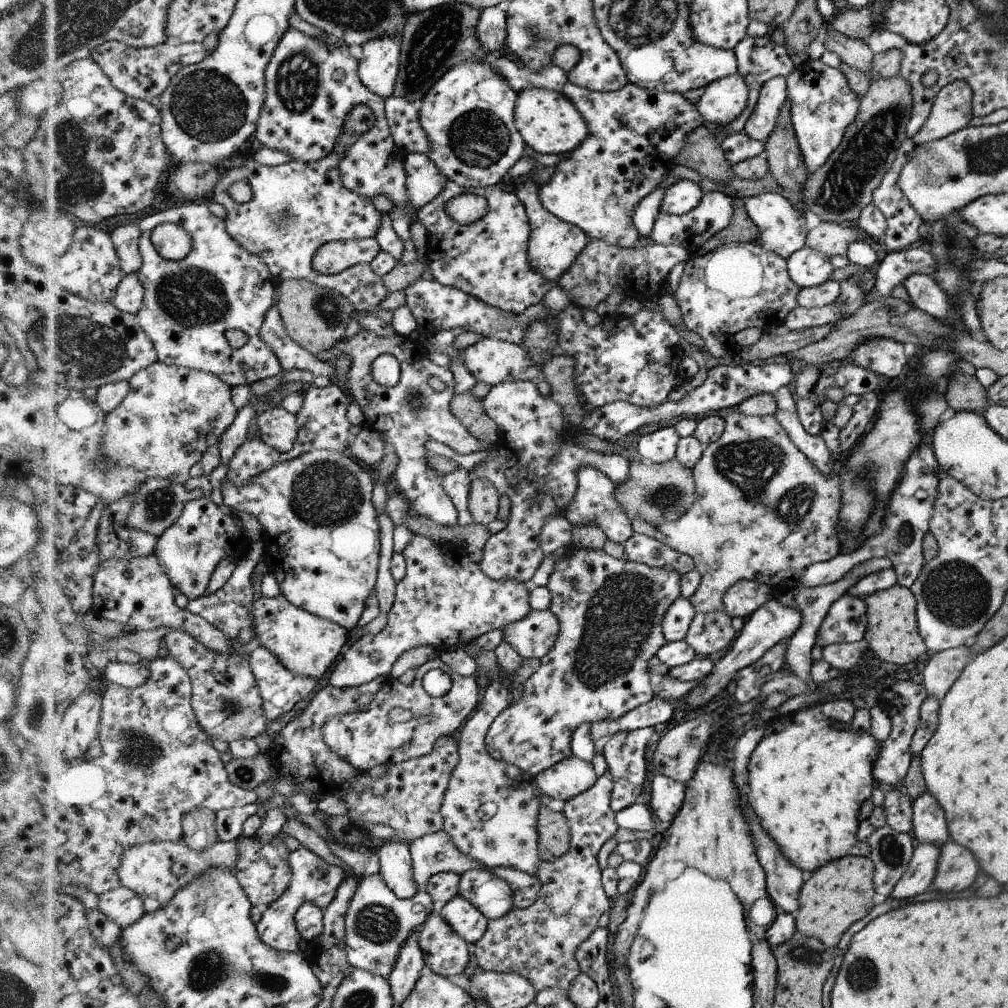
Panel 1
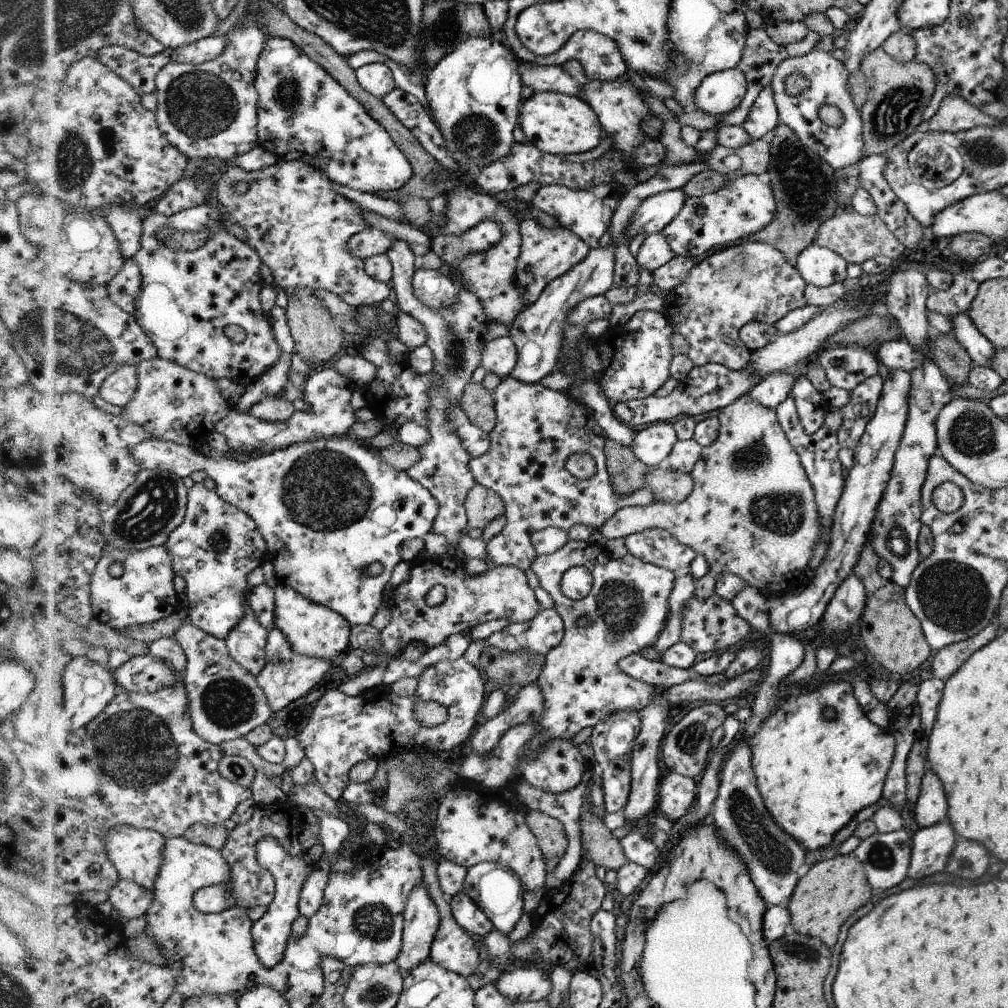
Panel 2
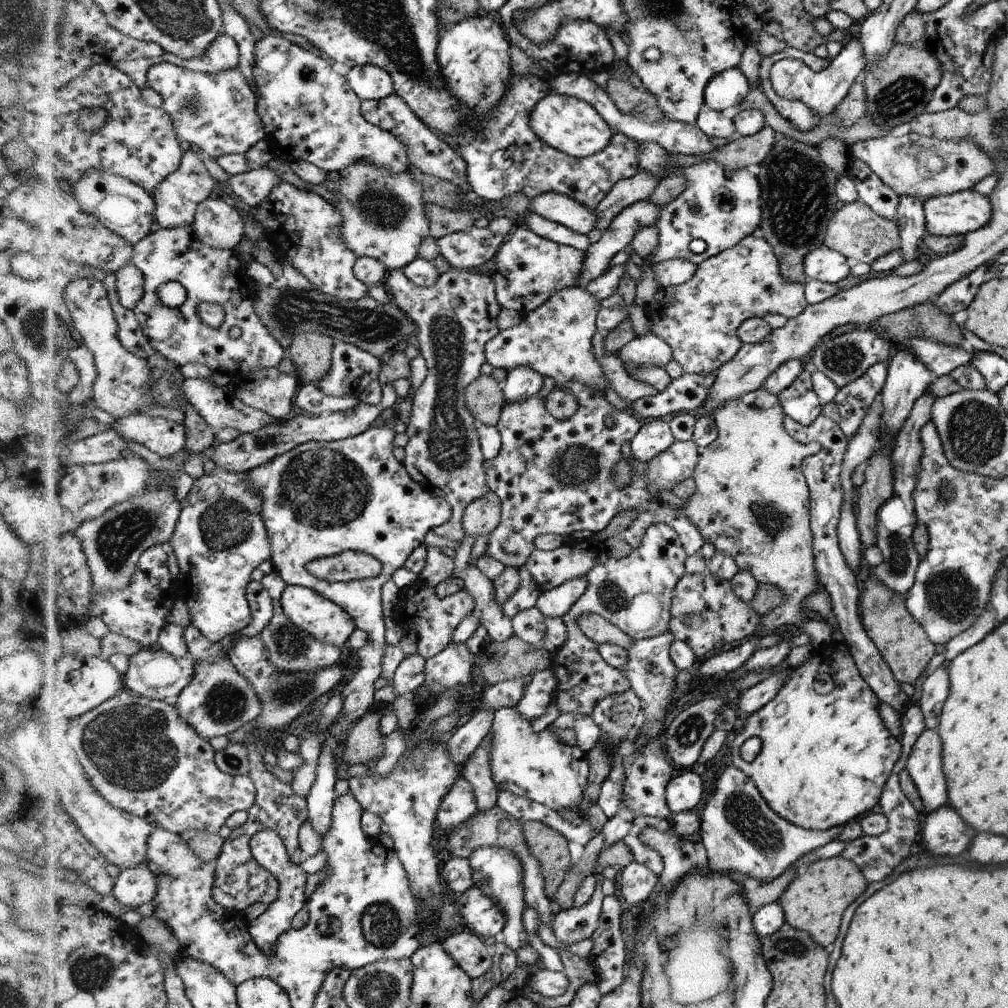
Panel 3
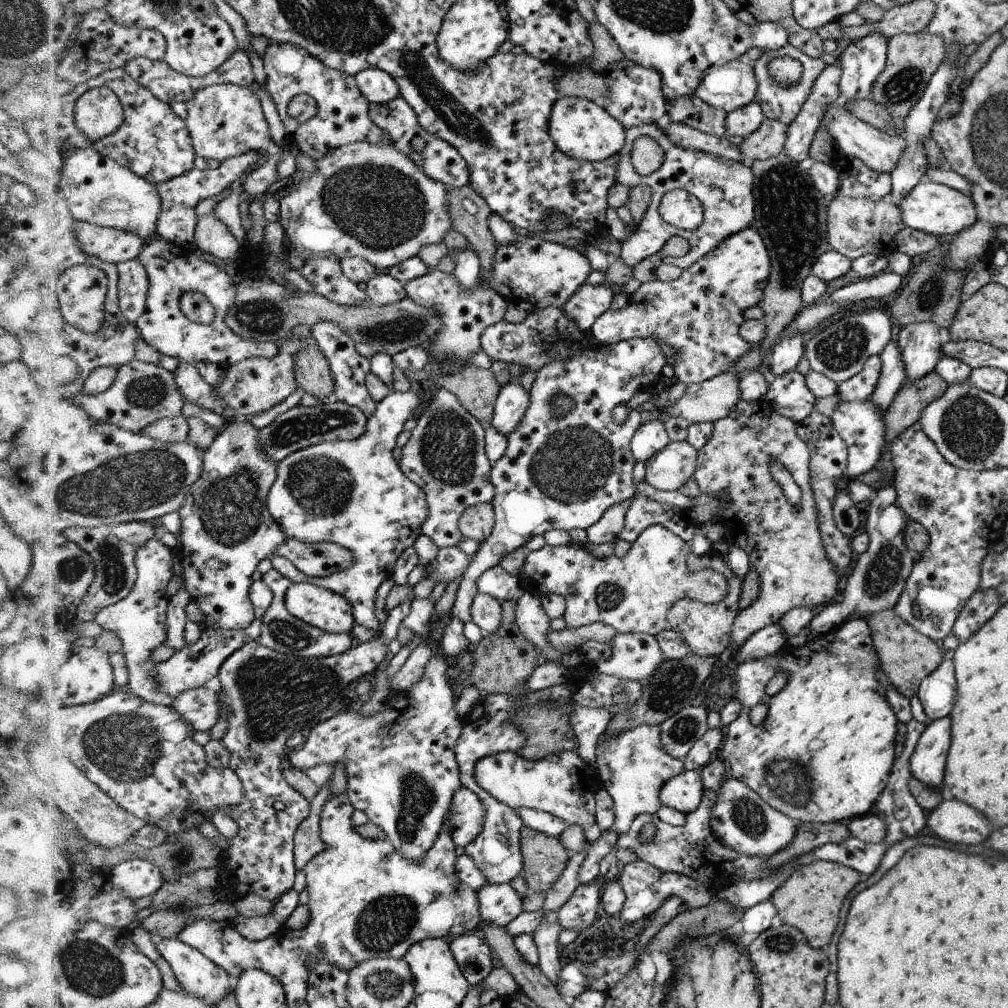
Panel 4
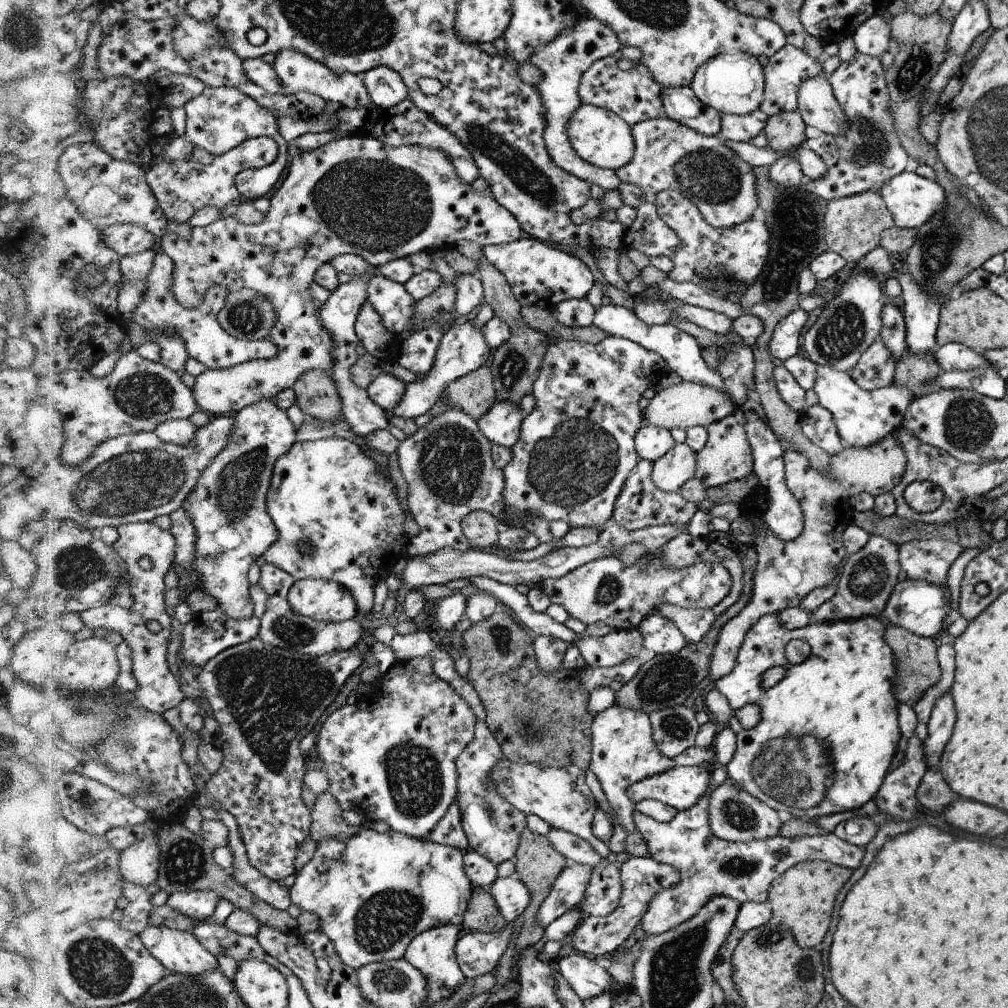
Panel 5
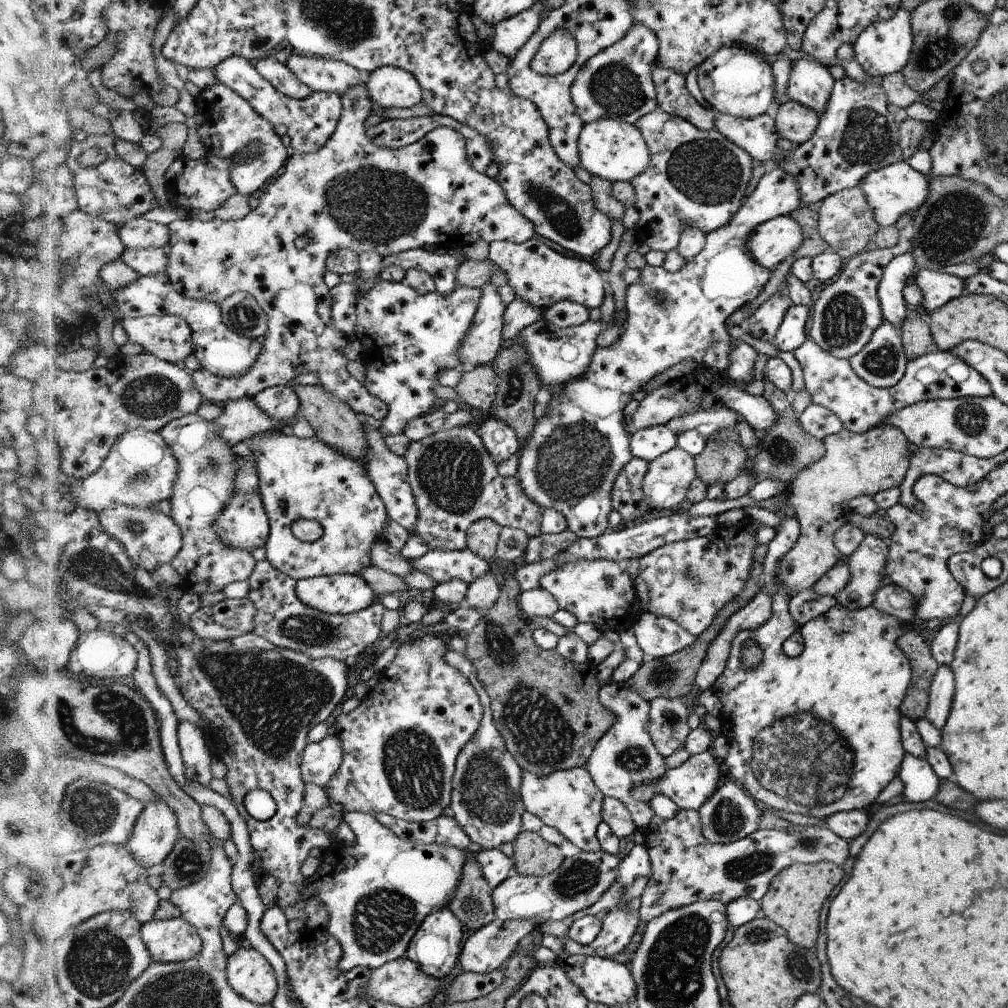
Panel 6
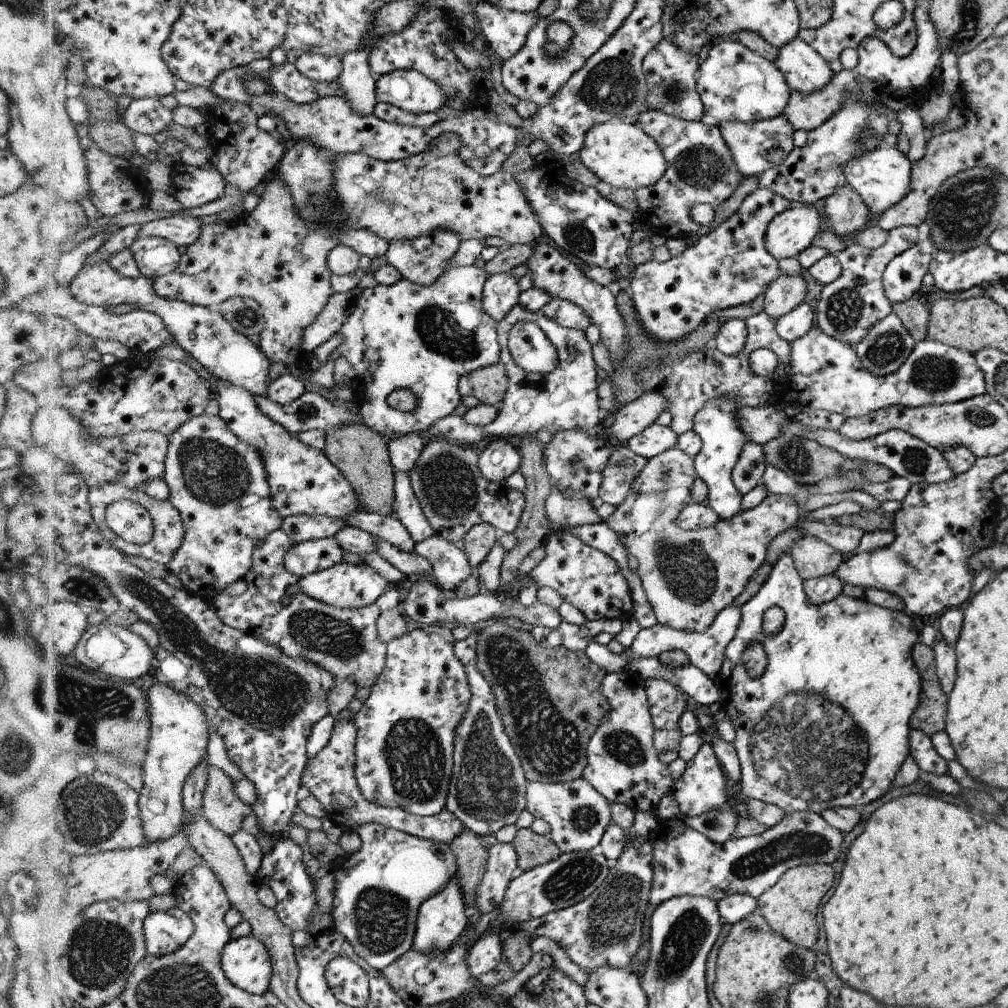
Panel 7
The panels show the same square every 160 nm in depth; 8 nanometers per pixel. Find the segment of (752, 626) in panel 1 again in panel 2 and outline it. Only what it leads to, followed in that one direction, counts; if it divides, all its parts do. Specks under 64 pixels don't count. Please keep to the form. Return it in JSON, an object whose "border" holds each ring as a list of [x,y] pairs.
{"border":[[[890,369],[884,382],[884,392],[872,420],[866,426],[860,444],[854,448],[854,464],[845,476],[842,494],[831,518],[829,547],[821,563],[815,568],[811,584],[796,594],[782,594],[767,599],[769,621],[773,632],[794,635],[816,626],[824,616],[829,602],[840,586],[852,576],[868,540],[878,506],[892,476],[893,461],[904,436],[909,414],[909,390],[912,375],[902,369]]]}

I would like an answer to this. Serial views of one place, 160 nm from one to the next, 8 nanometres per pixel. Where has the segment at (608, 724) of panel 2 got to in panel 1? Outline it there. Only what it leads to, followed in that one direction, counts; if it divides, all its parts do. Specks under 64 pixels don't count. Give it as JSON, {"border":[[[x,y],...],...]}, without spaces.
{"border":[[[644,727],[628,733],[617,732],[601,742],[600,748],[615,782],[611,802],[614,812],[633,805],[638,795],[642,794],[644,783],[650,779],[646,748],[650,746],[655,737],[653,727]]]}

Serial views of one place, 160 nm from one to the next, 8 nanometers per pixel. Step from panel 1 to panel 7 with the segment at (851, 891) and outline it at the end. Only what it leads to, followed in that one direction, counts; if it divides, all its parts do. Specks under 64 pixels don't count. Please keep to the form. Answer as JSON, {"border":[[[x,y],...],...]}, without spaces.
{"border":[[[826,863],[800,865],[788,869],[776,885],[757,898],[757,911],[775,931],[784,935],[790,942],[812,949],[819,939],[818,910],[826,892],[834,886],[834,878],[834,868]]]}

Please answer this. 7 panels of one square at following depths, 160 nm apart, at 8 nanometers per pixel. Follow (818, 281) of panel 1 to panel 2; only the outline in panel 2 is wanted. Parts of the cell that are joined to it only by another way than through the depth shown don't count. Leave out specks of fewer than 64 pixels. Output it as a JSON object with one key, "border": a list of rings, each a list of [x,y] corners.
{"border":[[[814,242],[800,252],[795,266],[808,286],[827,287],[847,278],[846,259]]]}

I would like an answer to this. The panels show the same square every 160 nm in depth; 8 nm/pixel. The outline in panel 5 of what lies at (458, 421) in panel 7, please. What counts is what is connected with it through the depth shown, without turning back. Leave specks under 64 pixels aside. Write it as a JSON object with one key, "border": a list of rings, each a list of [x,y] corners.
{"border":[[[610,304],[597,307],[593,327],[610,331],[616,338],[631,340],[646,350],[656,352],[669,366],[669,370],[676,372],[683,381],[713,386],[728,393],[719,372],[708,368],[707,362],[704,362],[701,355],[702,347],[698,345],[696,339],[674,325],[649,325],[642,322],[630,309]]]}

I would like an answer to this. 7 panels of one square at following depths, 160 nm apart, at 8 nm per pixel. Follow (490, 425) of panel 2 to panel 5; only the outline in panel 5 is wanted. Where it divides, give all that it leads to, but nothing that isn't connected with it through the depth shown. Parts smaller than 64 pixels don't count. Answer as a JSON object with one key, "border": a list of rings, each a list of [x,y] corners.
{"border":[[[488,364],[473,370],[447,386],[448,400],[475,420],[482,418],[498,400],[494,374]]]}

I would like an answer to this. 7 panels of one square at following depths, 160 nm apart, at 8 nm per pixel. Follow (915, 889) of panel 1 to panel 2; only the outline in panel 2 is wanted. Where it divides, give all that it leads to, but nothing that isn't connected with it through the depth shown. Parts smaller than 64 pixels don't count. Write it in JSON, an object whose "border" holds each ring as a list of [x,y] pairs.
{"border":[[[942,821],[930,828],[918,829],[913,843],[913,857],[909,864],[909,878],[922,880],[936,872],[942,872],[954,844],[956,834],[948,822]]]}

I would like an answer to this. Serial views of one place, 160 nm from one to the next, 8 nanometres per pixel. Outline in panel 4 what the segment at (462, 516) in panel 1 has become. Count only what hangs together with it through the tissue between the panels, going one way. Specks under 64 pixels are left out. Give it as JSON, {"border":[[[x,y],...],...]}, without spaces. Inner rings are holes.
{"border":[[[432,268],[424,276],[404,284],[408,298],[417,305],[434,309],[441,320],[441,325],[431,336],[427,349],[431,360],[439,365],[442,374],[456,374],[472,365],[470,358],[482,352],[483,334],[489,326],[496,325],[504,318],[509,302],[485,281],[483,279],[470,288],[463,287],[454,273],[444,273]],[[444,387],[426,389],[432,392],[430,404],[416,420],[416,427],[411,430],[408,442],[402,447],[400,467],[410,480],[417,483],[425,491],[430,514],[424,526],[424,534],[428,535],[440,547],[456,547],[460,538],[464,537],[460,529],[460,520],[469,506],[492,503],[496,496],[496,487],[492,483],[492,460],[485,451],[485,427],[477,418],[462,406],[460,399]]]}

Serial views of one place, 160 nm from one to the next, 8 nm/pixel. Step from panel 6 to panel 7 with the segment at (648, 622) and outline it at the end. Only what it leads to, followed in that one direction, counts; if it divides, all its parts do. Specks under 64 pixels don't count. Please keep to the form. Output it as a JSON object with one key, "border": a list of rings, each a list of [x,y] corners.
{"border":[[[730,605],[716,618],[704,632],[681,631],[662,623],[643,628],[636,635],[631,653],[636,657],[658,657],[668,651],[678,651],[690,660],[690,664],[699,668],[708,678],[714,679],[719,674],[722,662],[725,661],[727,644],[734,638],[741,622],[741,609]]]}

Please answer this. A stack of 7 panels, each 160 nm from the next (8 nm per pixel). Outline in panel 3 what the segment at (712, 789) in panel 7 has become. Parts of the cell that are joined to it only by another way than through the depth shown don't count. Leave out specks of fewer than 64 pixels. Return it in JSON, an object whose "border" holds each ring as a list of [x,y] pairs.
{"border":[[[693,769],[673,777],[665,790],[665,799],[673,813],[696,810],[705,794],[703,780]]]}

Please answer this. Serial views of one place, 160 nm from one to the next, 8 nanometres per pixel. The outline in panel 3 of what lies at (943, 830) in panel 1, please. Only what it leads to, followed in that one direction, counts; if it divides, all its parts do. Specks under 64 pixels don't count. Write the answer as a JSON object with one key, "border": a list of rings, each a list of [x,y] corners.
{"border":[[[926,729],[916,739],[907,760],[906,768],[918,789],[926,814],[947,804],[947,782],[942,770],[942,753],[942,741],[937,730]]]}

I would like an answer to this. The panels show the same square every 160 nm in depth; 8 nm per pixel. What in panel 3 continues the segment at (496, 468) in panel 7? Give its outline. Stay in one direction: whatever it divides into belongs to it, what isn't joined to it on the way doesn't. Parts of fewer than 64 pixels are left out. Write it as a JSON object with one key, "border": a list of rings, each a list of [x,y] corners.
{"border":[[[519,366],[507,371],[502,390],[506,404],[526,400],[540,392],[545,376],[529,366]]]}

